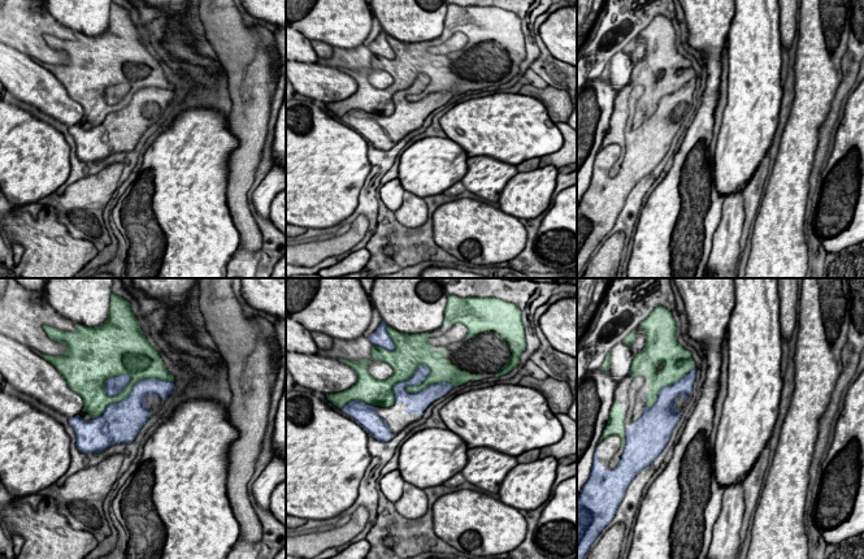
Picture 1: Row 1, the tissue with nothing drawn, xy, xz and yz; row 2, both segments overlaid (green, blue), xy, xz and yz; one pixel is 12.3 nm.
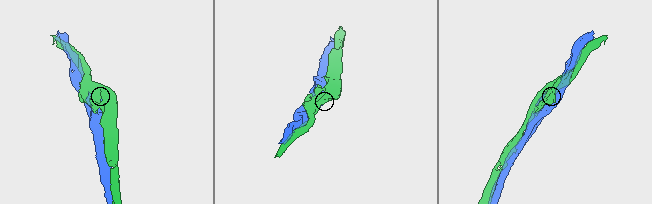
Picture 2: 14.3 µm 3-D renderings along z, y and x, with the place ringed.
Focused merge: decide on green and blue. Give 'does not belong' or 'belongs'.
does not belong

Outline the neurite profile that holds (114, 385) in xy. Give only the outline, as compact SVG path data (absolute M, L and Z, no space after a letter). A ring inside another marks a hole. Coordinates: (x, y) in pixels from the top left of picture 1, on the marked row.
M129 374L109 377L105 381L107 395L108 396L114 396L114 395L120 394L129 382L130 382L130 376Z

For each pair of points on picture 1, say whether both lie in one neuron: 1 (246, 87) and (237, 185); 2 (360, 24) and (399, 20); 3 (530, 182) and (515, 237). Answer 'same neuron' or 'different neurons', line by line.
1: same neuron
2: different neurons
3: different neurons

